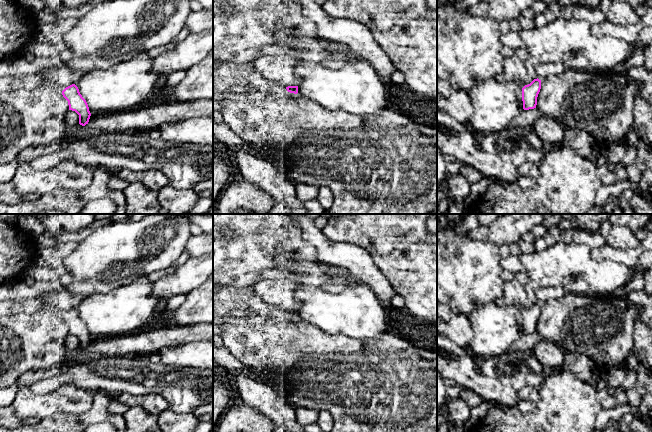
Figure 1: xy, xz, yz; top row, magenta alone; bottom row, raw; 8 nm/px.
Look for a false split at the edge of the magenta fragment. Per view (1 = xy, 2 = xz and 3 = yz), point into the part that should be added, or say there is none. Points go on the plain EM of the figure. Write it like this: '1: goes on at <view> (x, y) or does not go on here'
1: does not go on here
2: does not go on here
3: does not go on here

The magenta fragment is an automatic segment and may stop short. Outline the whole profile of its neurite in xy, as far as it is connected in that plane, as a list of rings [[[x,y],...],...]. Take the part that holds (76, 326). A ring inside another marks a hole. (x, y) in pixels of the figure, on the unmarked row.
[[[72,308],[62,315],[63,321],[68,325],[69,334],[75,335],[79,339],[79,348],[88,348],[91,337],[86,324],[82,321],[78,311]]]

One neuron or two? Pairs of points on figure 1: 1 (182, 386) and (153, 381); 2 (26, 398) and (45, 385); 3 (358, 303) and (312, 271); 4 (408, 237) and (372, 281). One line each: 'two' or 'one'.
1: one
2: two
3: one
4: two

